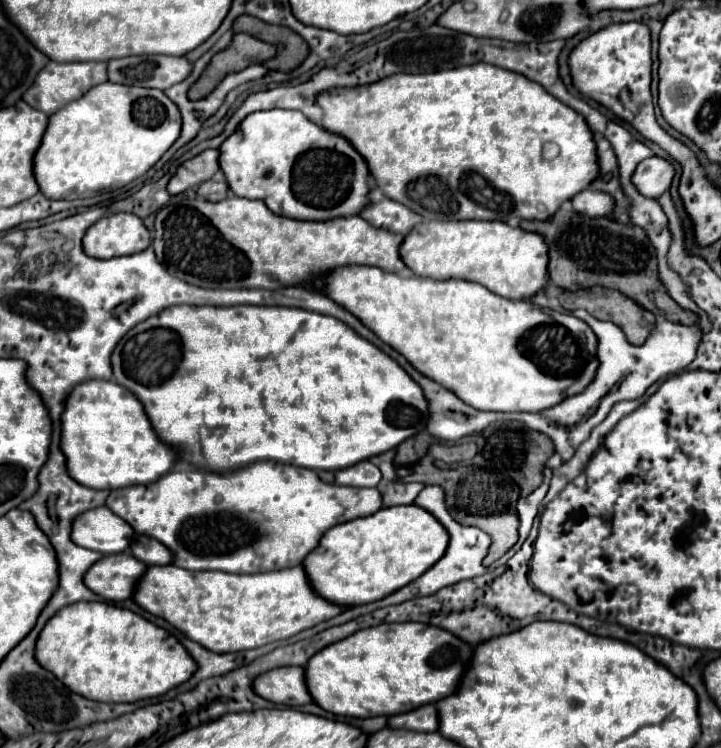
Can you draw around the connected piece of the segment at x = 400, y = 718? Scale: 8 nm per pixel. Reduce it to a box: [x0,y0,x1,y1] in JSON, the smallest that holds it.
[389,705,439,731]

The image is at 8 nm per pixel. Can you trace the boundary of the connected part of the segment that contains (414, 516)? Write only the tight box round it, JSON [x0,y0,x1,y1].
[303,505,447,605]

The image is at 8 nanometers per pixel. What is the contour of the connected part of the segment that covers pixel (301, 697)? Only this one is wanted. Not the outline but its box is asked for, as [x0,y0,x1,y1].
[253,667,313,707]

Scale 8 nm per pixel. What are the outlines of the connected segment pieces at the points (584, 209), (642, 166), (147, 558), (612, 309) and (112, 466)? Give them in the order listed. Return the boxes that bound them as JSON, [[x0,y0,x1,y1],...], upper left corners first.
[[571,189,615,217],[633,155,675,199],[131,535,173,567],[559,287,655,345],[61,379,179,489]]

